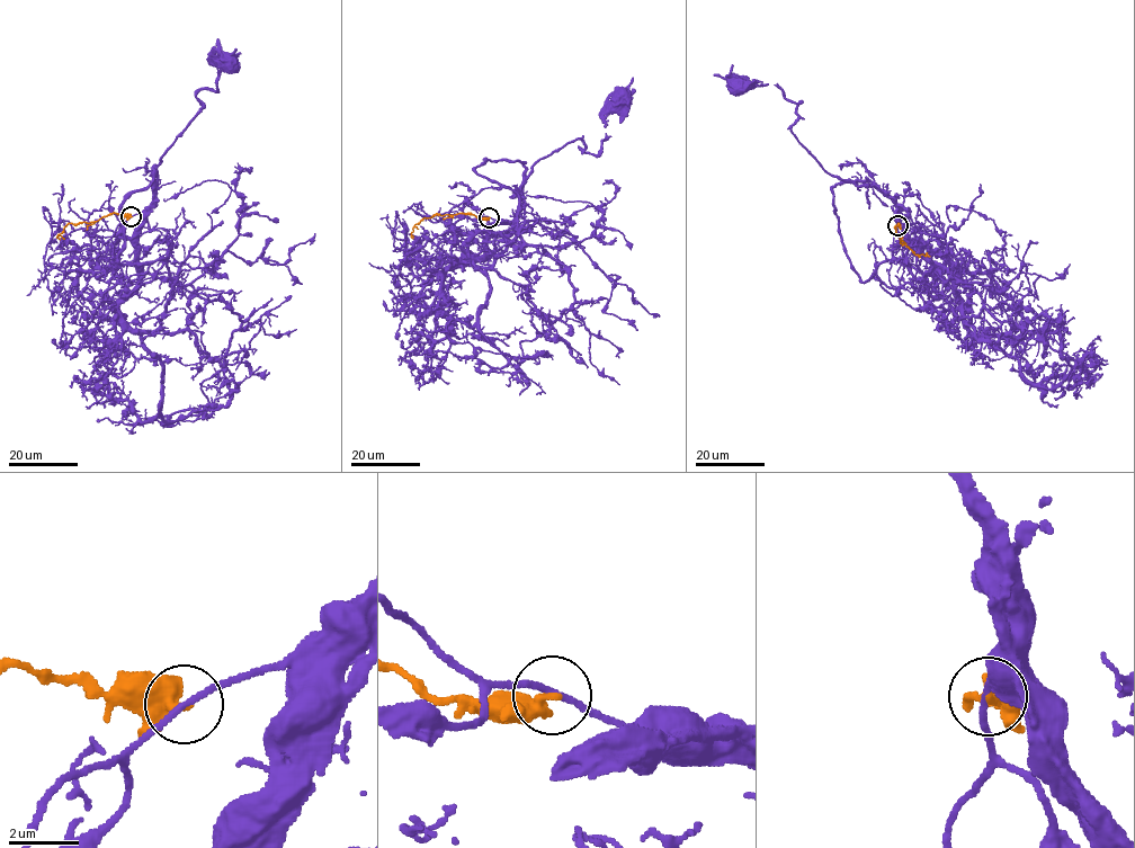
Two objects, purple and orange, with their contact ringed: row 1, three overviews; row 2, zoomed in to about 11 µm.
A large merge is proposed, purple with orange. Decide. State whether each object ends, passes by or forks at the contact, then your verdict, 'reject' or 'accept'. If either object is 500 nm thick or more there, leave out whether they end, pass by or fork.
purple passes by; orange ends; reject

